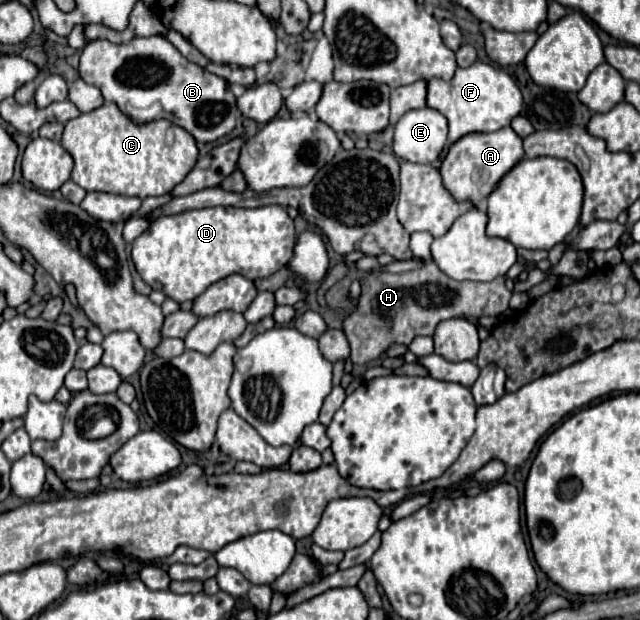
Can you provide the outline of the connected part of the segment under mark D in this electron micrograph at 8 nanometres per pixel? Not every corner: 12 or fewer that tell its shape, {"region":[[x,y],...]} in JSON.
{"region":[[283,206],[159,216],[139,276],[177,302],[289,264]]}

